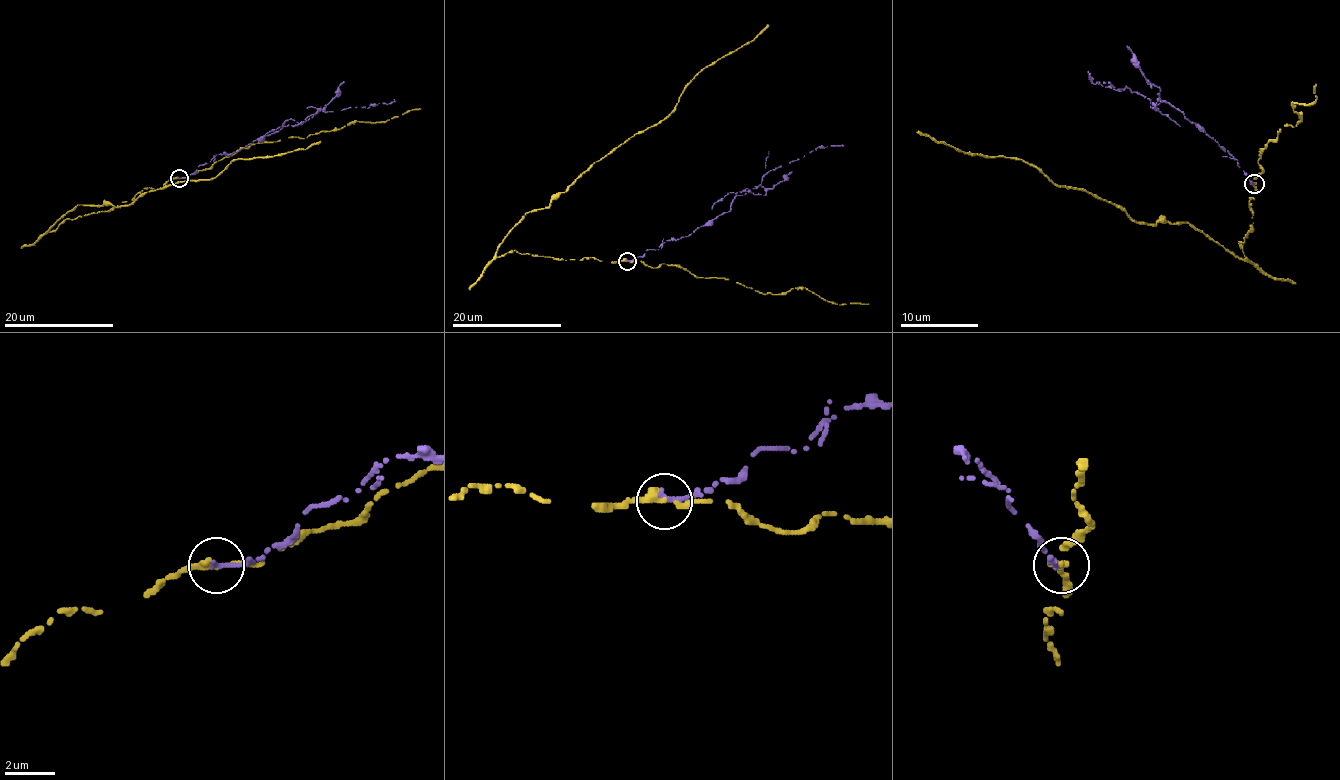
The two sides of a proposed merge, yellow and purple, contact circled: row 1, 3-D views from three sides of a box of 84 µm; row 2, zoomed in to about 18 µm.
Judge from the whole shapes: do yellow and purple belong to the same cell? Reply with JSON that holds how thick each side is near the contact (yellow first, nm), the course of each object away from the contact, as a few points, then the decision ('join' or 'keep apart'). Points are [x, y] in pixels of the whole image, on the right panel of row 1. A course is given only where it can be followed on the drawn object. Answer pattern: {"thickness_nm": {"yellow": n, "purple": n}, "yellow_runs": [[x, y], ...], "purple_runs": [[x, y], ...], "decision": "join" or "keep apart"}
{"thickness_nm": {"yellow": 280, "purple": 240}, "yellow_runs": [[1253, 184], [1242, 260], [1185, 221], [1138, 223], [1021, 159], [917, 131]], "purple_runs": [[1253, 184], [1238, 161], [1165, 102], [1150, 104], [1126, 86], [1095, 84], [1087, 71]], "decision": "keep apart"}

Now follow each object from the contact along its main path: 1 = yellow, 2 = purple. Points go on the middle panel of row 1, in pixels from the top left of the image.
1: (626, 260), (496, 252), (526, 212), (546, 208), (594, 163), (661, 122), (703, 69), (752, 41), (769, 25)
2: (626, 260), (709, 225), (726, 212), (737, 195), (757, 188), (769, 171), (818, 147), (841, 144)

